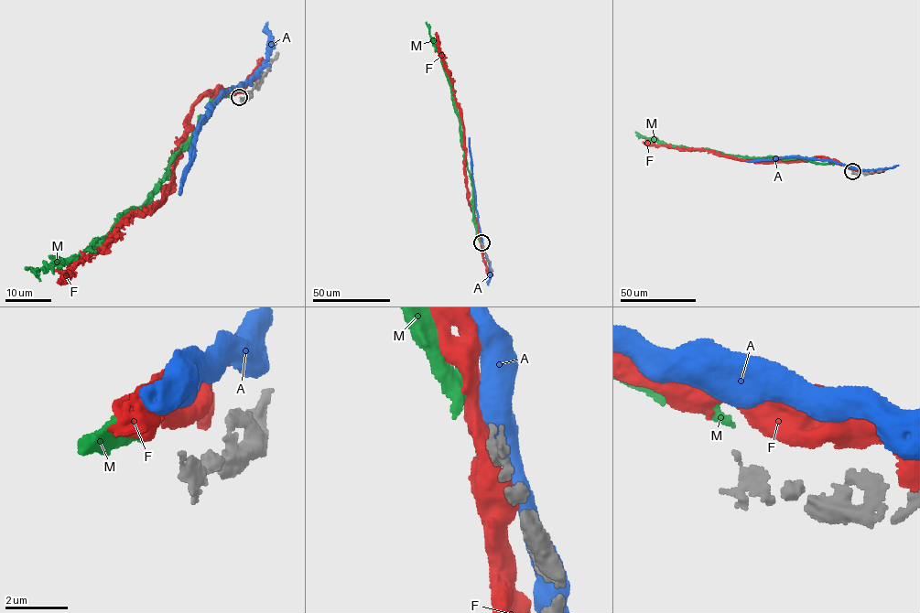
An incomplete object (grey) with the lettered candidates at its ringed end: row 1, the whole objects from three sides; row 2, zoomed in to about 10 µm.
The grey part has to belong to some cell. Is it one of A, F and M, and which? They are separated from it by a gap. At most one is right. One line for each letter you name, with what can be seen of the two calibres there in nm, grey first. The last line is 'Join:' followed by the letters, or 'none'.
Join: none

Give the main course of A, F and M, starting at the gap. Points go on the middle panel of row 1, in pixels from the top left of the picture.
A: (481, 242), (469, 137)
F: (481, 243), (473, 210), (467, 198), (461, 109), (456, 102), (452, 80), (441, 56), (436, 32)
M: (480, 242), (472, 212), (470, 174), (461, 141), (460, 118), (444, 64), (426, 22)

